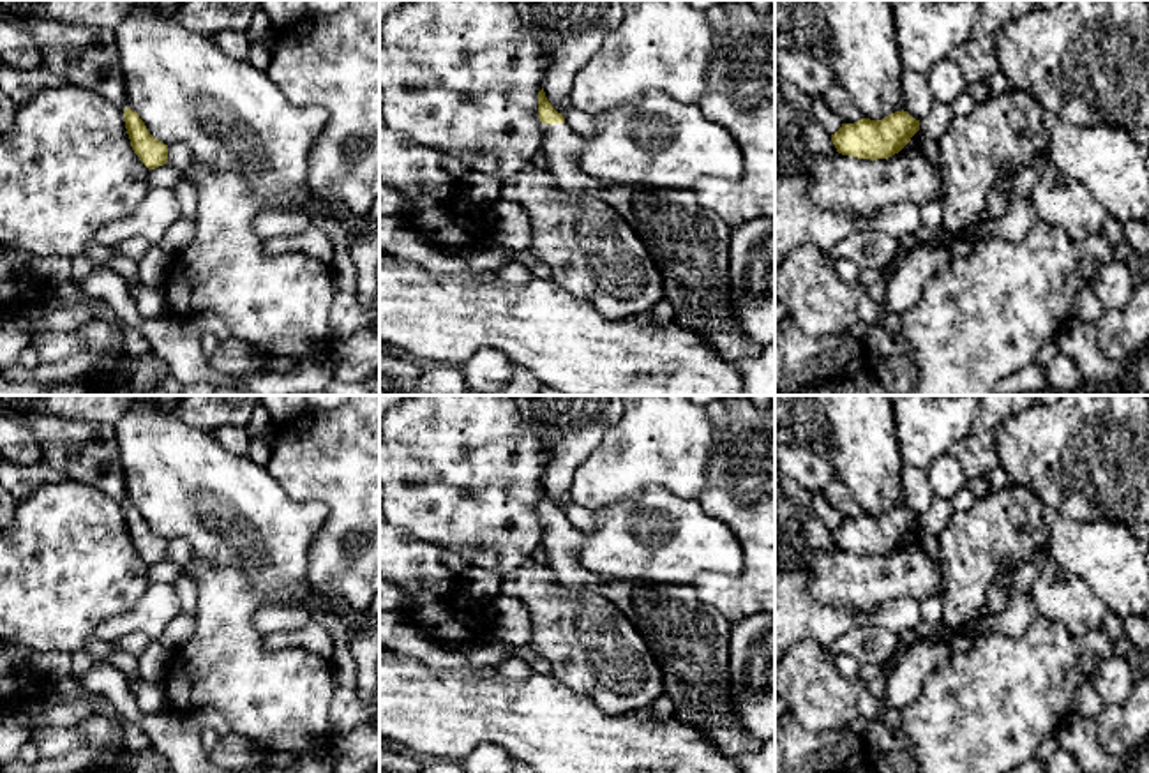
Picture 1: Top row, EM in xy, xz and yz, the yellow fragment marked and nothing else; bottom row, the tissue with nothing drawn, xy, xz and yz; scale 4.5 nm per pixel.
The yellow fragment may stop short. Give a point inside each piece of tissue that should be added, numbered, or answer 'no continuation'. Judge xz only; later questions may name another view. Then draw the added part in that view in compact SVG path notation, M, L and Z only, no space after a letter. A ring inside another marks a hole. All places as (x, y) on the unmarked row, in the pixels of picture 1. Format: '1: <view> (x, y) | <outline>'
1: xz (690, 641) | M563 519L545 526L547 565L558 581L574 591L591 591L605 597L644 637L664 679L664 694L672 701L672 718L704 732L711 745L727 757L755 754L762 741L741 725L731 690L729 657L732 623L704 604L690 584L660 584L644 581L607 581L581 563L577 529Z

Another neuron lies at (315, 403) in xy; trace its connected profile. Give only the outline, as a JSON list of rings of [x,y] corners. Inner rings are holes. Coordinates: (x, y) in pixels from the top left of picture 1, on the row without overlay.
[[[305,395],[307,411],[332,411],[339,406],[342,406],[348,401],[349,395]]]

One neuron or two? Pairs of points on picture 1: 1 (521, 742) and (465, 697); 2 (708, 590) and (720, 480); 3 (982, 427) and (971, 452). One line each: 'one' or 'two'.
1: one
2: one
3: one

